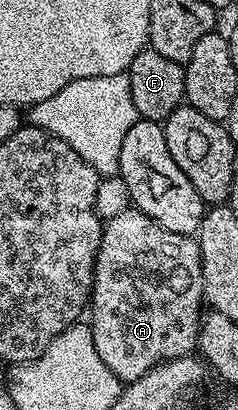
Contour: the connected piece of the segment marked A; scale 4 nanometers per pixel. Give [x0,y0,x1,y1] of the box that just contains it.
[91,208,204,384]

